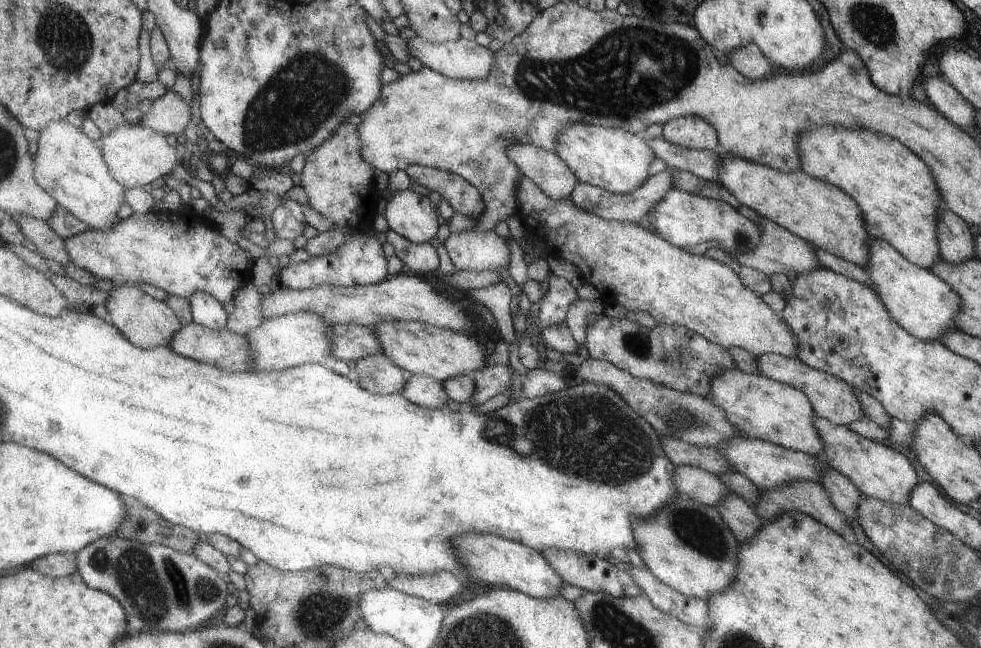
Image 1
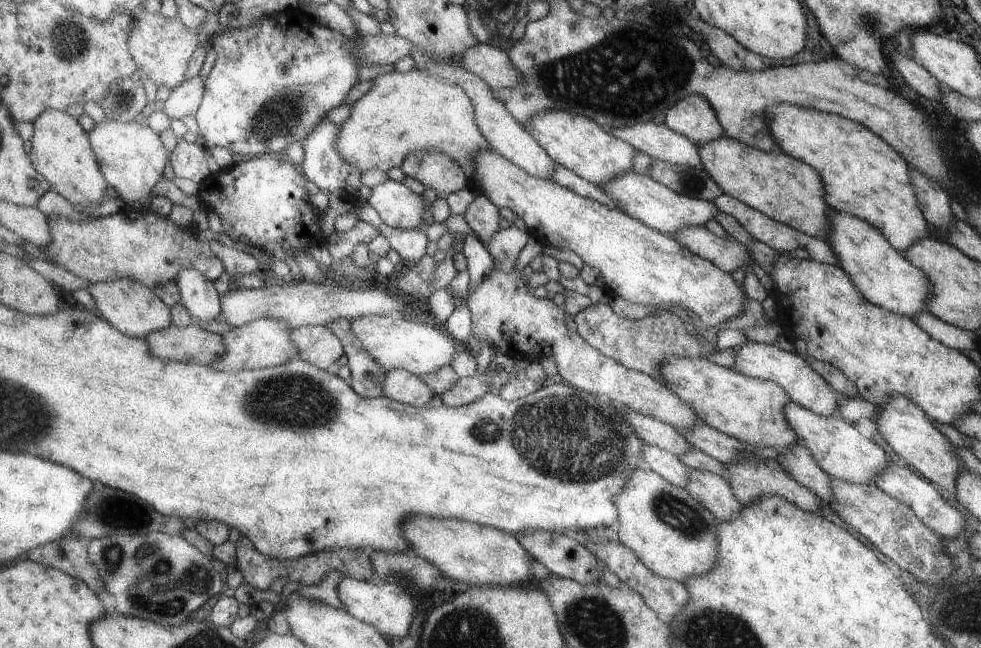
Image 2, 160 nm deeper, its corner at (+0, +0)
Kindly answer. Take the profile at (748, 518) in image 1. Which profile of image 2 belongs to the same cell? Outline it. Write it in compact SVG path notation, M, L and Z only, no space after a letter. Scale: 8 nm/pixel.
M689 469L689 482L684 488L697 502L712 511L719 521L728 521L740 513L742 506L732 493L732 487L711 472Z

